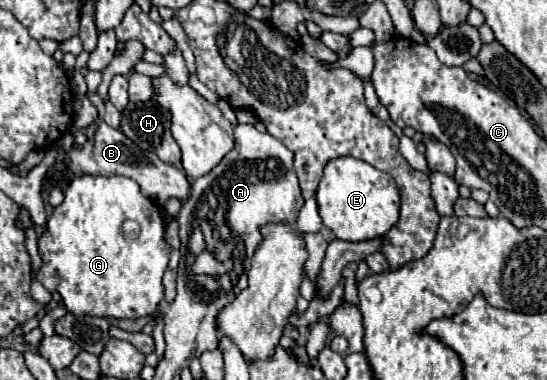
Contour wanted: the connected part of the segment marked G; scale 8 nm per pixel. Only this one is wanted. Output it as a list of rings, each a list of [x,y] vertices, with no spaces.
[[[75,176],[65,190],[61,206],[47,220],[47,232],[39,238],[43,266],[37,280],[49,290],[59,292],[71,314],[93,314],[105,318],[143,318],[151,316],[165,296],[163,272],[169,262],[171,246],[165,242],[163,210],[141,194],[137,182],[127,176]]]

